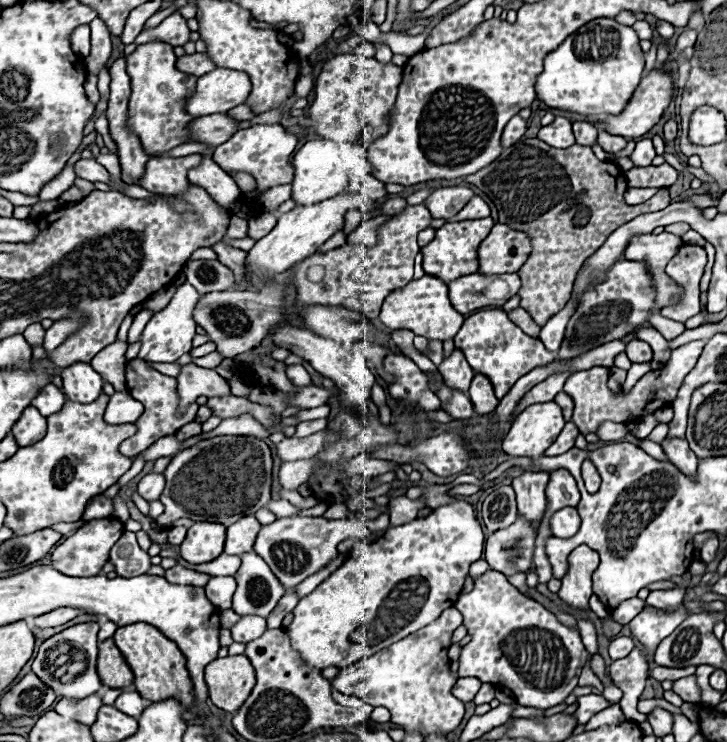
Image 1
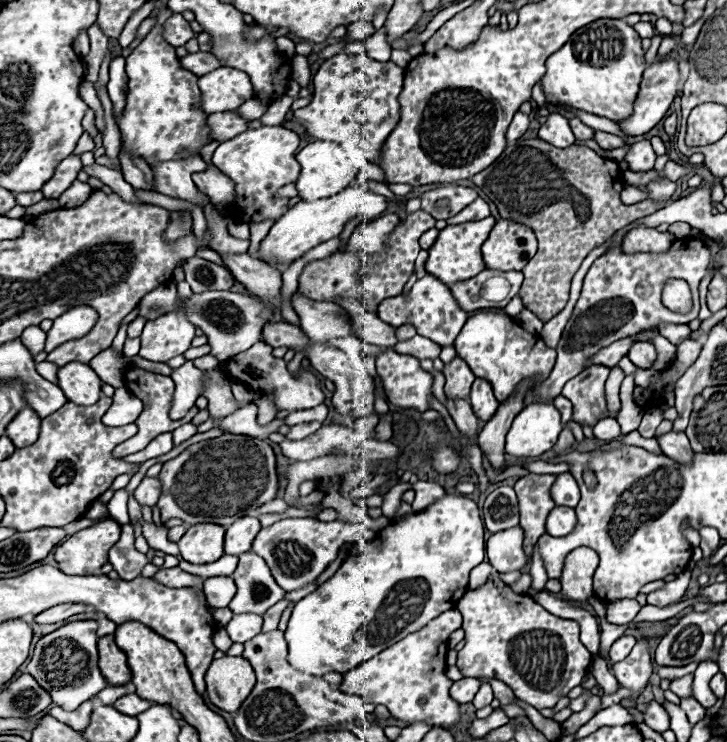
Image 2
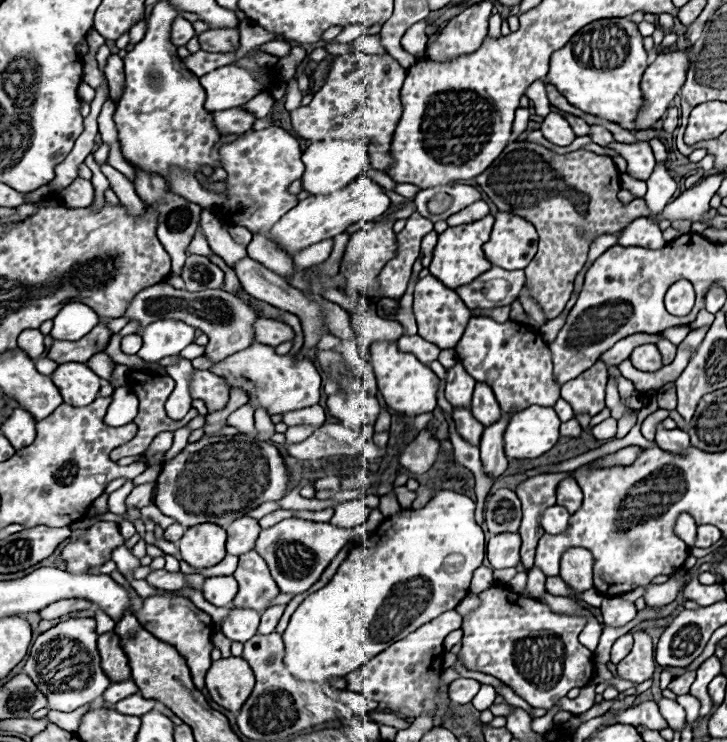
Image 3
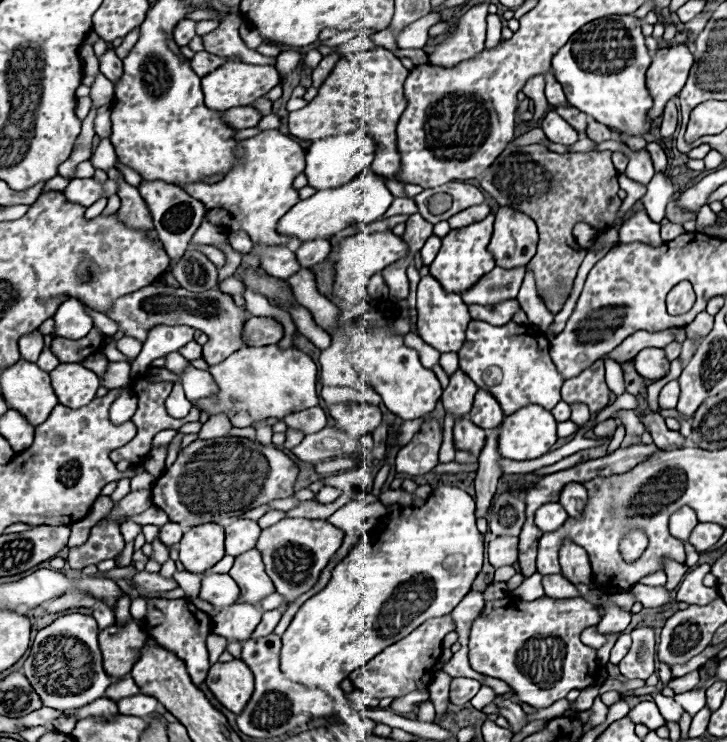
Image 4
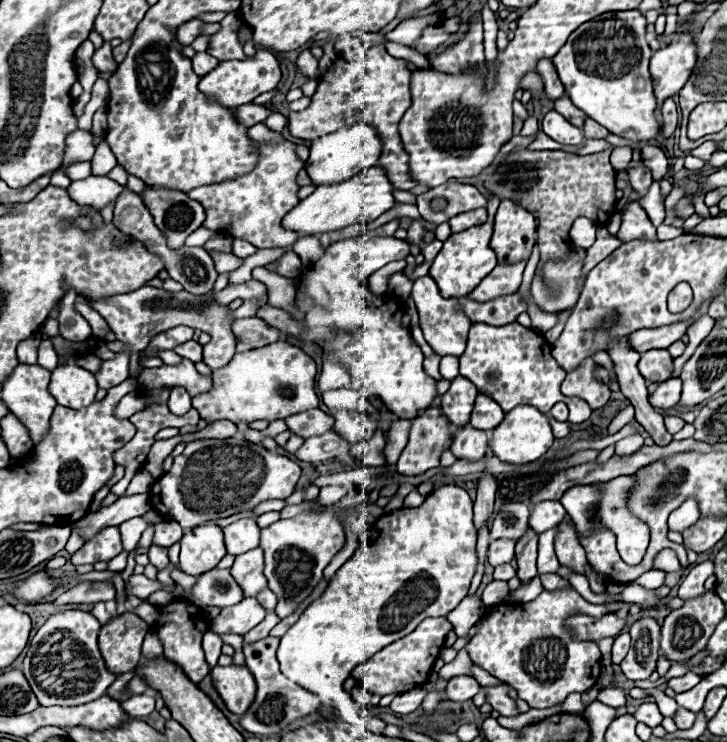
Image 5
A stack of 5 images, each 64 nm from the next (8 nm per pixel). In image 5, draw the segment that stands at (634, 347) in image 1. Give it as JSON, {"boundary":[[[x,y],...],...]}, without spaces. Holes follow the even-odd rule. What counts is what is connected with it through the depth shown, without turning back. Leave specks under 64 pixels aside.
{"boundary":[[[648,350],[642,354],[638,362],[638,370],[650,384],[666,382],[672,378],[674,372],[672,356],[668,354],[668,350]]]}

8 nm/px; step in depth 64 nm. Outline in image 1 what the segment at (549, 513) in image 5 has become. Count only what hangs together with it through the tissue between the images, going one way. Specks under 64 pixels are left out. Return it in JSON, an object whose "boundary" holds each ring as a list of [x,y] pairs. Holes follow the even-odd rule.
{"boundary":[[[562,508],[558,512],[552,514],[550,518],[550,530],[552,530],[552,536],[558,536],[558,538],[570,538],[576,534],[576,530],[580,528],[580,516],[576,512],[576,508]]]}

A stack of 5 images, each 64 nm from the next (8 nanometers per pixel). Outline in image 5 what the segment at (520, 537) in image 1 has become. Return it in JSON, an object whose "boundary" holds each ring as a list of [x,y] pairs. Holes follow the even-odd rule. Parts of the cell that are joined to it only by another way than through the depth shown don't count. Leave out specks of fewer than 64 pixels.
{"boundary":[[[500,538],[500,540],[494,540],[490,544],[490,550],[488,550],[488,562],[492,566],[500,566],[500,564],[506,564],[514,558],[514,542],[512,540],[506,540],[506,538]]]}

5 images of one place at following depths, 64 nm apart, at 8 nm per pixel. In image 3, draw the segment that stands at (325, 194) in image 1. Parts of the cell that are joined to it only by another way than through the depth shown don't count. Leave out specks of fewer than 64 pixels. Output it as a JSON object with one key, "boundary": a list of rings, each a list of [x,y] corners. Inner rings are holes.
{"boundary":[[[322,140],[322,142],[312,142],[304,150],[302,162],[306,164],[302,176],[302,188],[308,190],[312,196],[316,196],[316,194],[332,194],[348,186],[358,176],[362,176],[370,166],[370,156],[364,140]]]}

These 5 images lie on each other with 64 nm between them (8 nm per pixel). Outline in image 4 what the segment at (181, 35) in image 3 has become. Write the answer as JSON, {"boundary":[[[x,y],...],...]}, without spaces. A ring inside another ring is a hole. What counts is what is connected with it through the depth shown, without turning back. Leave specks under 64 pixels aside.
{"boundary":[[[180,20],[180,24],[174,28],[174,40],[178,46],[188,46],[194,36],[196,36],[194,20]]]}

